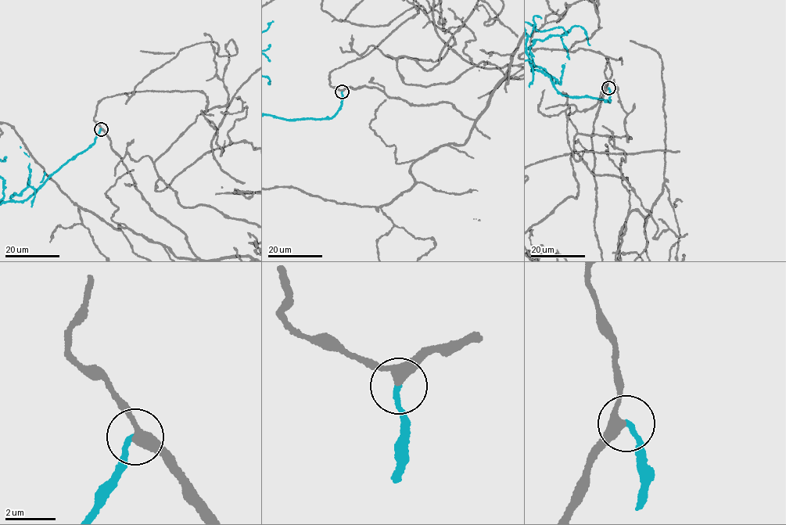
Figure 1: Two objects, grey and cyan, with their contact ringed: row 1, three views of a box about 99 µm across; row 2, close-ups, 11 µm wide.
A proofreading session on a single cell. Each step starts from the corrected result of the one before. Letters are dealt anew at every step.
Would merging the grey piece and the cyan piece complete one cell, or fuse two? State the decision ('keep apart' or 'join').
join

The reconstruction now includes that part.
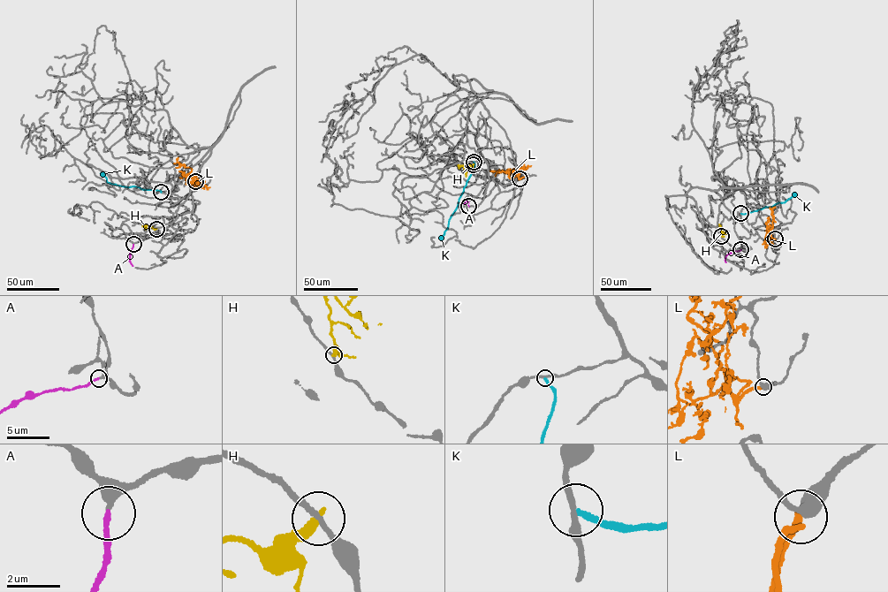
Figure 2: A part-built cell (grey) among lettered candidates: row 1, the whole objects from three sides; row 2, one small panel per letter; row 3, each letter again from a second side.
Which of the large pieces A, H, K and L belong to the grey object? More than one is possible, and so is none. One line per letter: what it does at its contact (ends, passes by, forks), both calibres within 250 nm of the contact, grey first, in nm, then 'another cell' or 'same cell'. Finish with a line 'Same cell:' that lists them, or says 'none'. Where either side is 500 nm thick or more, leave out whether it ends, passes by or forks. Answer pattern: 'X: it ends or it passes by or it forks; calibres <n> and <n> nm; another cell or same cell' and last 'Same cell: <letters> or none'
A: it ends; calibres 280 and 180 nm; same cell
H: it ends; calibres 180 and 360 nm; another cell
K: it ends; calibres 220 and 200 nm; another cell
L: it ends; calibres 460 and 300 nm; another cell
Same cell: A

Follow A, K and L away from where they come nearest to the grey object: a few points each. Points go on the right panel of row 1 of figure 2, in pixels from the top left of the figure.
A: (740, 249), (727, 254), (725, 262)
K: (740, 213), (784, 202), (796, 193)
L: (775, 239), (770, 235), (774, 220), (771, 209), (775, 207)

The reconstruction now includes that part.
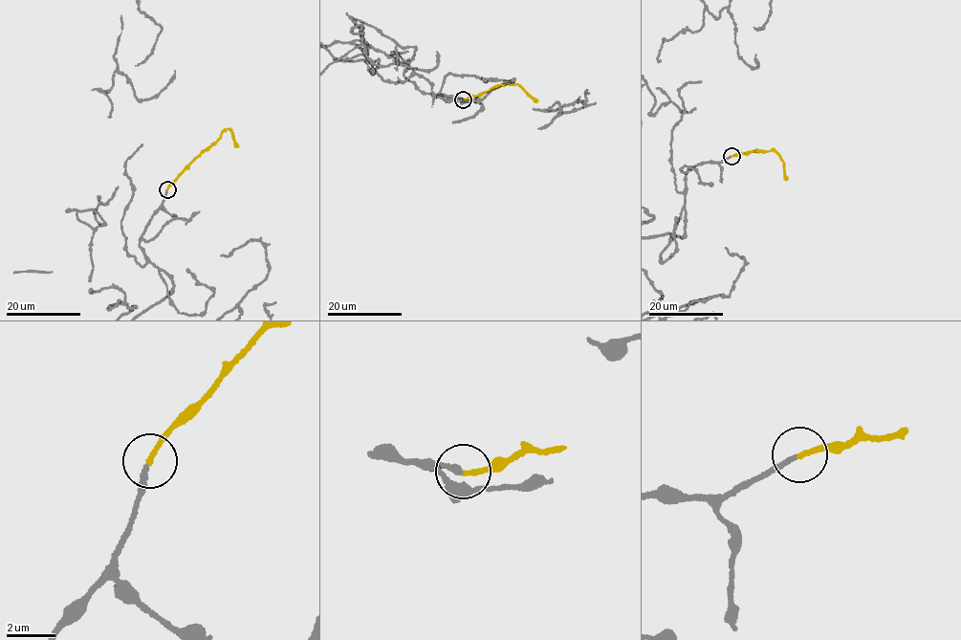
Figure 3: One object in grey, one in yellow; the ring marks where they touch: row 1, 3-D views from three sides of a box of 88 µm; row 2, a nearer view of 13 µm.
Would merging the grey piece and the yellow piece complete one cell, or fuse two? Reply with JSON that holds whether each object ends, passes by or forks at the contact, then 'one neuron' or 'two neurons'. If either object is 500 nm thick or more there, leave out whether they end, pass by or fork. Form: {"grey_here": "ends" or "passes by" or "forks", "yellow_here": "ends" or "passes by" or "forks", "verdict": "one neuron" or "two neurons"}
{"grey_here": "ends", "yellow_here": "ends", "verdict": "one neuron"}

